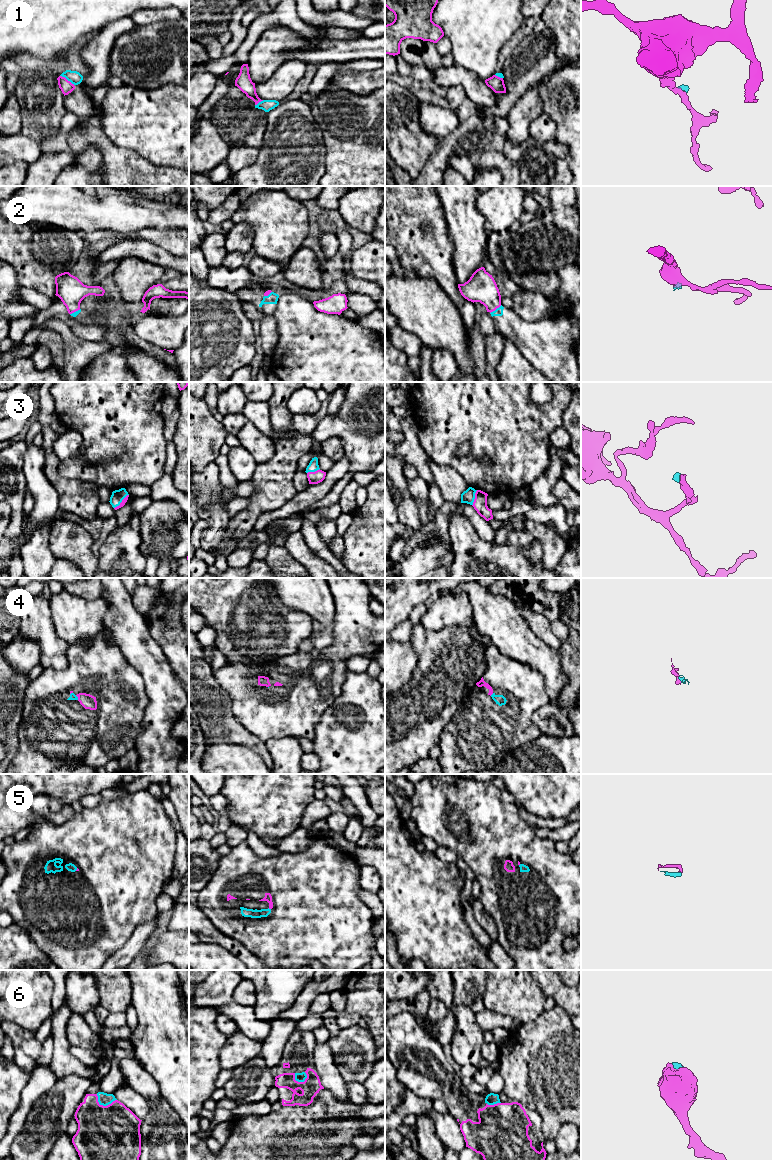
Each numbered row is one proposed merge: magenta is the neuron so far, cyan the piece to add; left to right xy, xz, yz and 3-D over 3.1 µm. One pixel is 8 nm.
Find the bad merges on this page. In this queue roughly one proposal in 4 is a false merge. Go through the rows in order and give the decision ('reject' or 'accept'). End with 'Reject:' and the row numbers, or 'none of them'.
1: accept
2: accept
3: accept
4: accept
5: accept
6: accept
Reject: none of them

